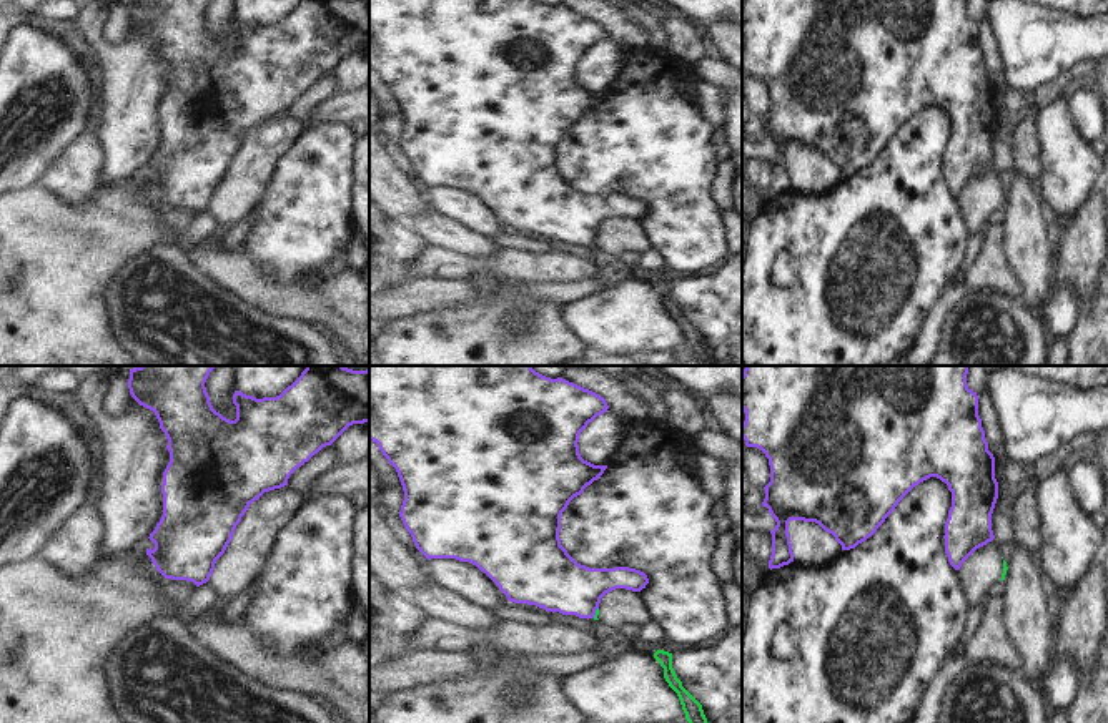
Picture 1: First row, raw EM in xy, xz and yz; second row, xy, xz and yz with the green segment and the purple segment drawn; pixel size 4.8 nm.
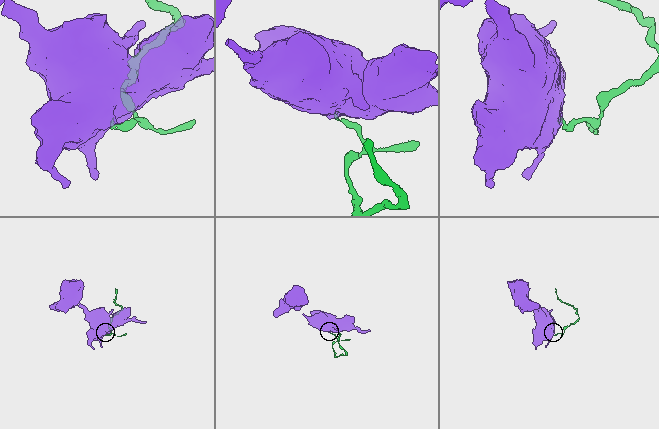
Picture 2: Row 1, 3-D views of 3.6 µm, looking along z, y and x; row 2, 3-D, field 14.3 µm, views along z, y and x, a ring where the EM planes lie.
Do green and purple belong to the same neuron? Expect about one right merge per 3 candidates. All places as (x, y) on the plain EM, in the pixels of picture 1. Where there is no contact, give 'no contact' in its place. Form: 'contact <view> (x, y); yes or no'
contact xz (596, 240); no

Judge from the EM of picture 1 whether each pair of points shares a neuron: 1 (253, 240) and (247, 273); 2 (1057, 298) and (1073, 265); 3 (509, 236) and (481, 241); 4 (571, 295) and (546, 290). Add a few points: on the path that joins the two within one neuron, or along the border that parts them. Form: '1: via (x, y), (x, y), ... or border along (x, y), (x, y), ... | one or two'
1: border along (240, 245), (278, 280) | two
2: border along (1055, 286), (1068, 286), (1073, 291), (1078, 316) | two
3: border along (491, 236), (503, 248) | two
4: via (564, 291), (553, 291) | one

